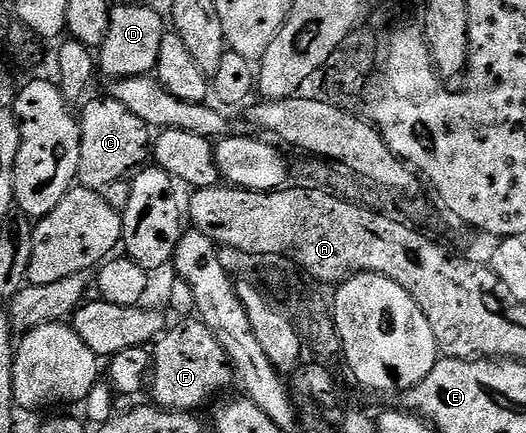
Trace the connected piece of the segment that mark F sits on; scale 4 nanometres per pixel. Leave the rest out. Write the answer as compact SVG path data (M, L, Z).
M193 321L182 322L182 327L170 326L151 347L152 402L165 411L196 412L196 407L227 390L229 379L231 383L231 364L220 341L204 323L189 322Z

